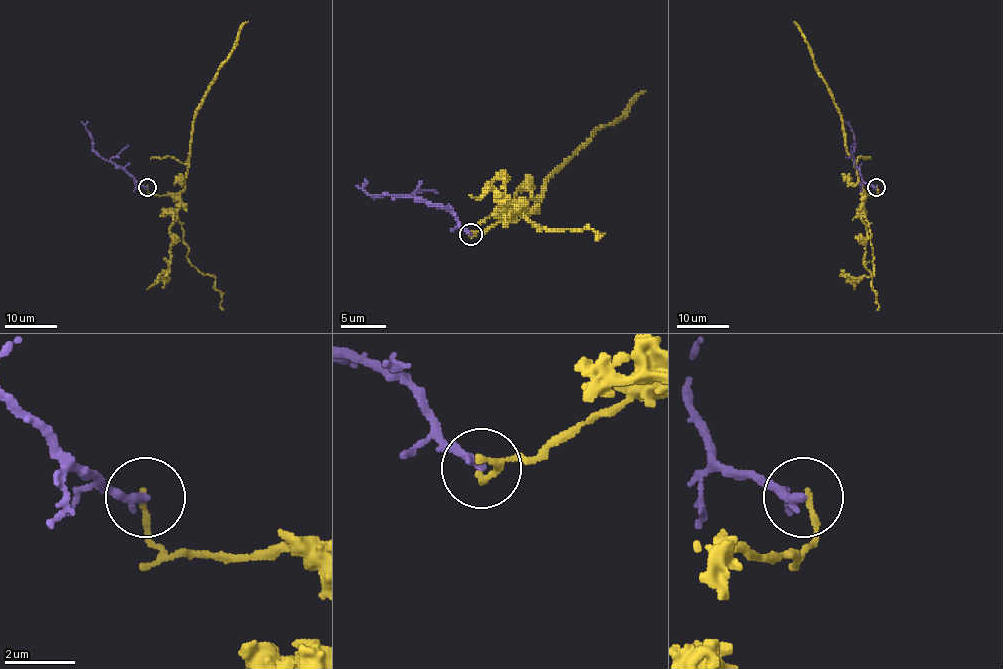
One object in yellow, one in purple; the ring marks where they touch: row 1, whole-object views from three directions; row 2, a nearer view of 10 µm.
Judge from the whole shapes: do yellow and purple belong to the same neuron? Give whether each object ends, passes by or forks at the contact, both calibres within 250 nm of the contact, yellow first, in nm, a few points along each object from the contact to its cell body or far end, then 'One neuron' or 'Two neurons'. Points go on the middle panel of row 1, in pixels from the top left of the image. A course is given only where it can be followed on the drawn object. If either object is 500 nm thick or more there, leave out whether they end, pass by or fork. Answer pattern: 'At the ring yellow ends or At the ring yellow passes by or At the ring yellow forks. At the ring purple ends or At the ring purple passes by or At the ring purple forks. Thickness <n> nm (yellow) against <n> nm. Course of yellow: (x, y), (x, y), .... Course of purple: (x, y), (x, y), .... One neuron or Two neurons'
At the ring yellow ends. At the ring purple ends. Thickness 170 nm (yellow) against 240 nm. Course of yellow: (471, 236), (512, 215), (523, 215), (534, 208), (543, 184), (598, 129), (616, 120), (645, 91). Course of purple: (471, 233), (442, 206), (410, 197), (374, 197), (363, 188), (365, 179). Two neurons

